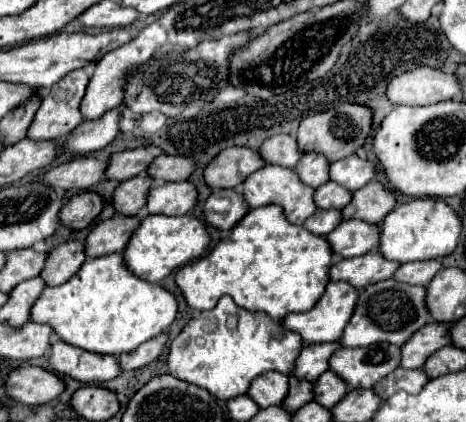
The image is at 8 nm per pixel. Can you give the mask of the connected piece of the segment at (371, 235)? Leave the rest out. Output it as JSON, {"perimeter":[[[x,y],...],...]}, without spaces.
{"perimeter":[[[344,220],[326,236],[336,258],[354,258],[378,246],[378,226],[362,220]]]}

